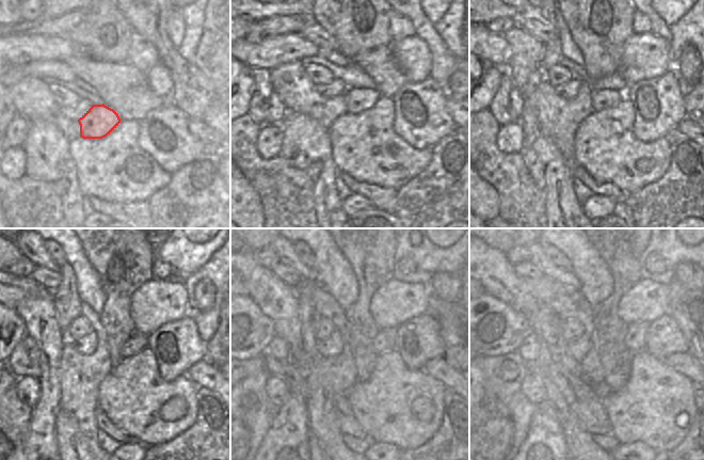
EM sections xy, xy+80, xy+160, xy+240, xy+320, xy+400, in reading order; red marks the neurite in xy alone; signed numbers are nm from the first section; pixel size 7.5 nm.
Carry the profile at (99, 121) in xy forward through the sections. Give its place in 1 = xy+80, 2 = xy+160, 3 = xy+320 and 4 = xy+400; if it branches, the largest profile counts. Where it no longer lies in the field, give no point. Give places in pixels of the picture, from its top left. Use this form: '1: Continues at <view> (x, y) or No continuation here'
1: Continues at xy+80 (342, 120)
2: Continues at xy+160 (603, 99)
3: Continues at xy+320 (384, 340)
4: Continues at xy+400 (635, 339).

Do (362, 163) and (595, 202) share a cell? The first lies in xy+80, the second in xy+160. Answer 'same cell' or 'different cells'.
different cells

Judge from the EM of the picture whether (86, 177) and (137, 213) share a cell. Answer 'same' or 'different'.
different

